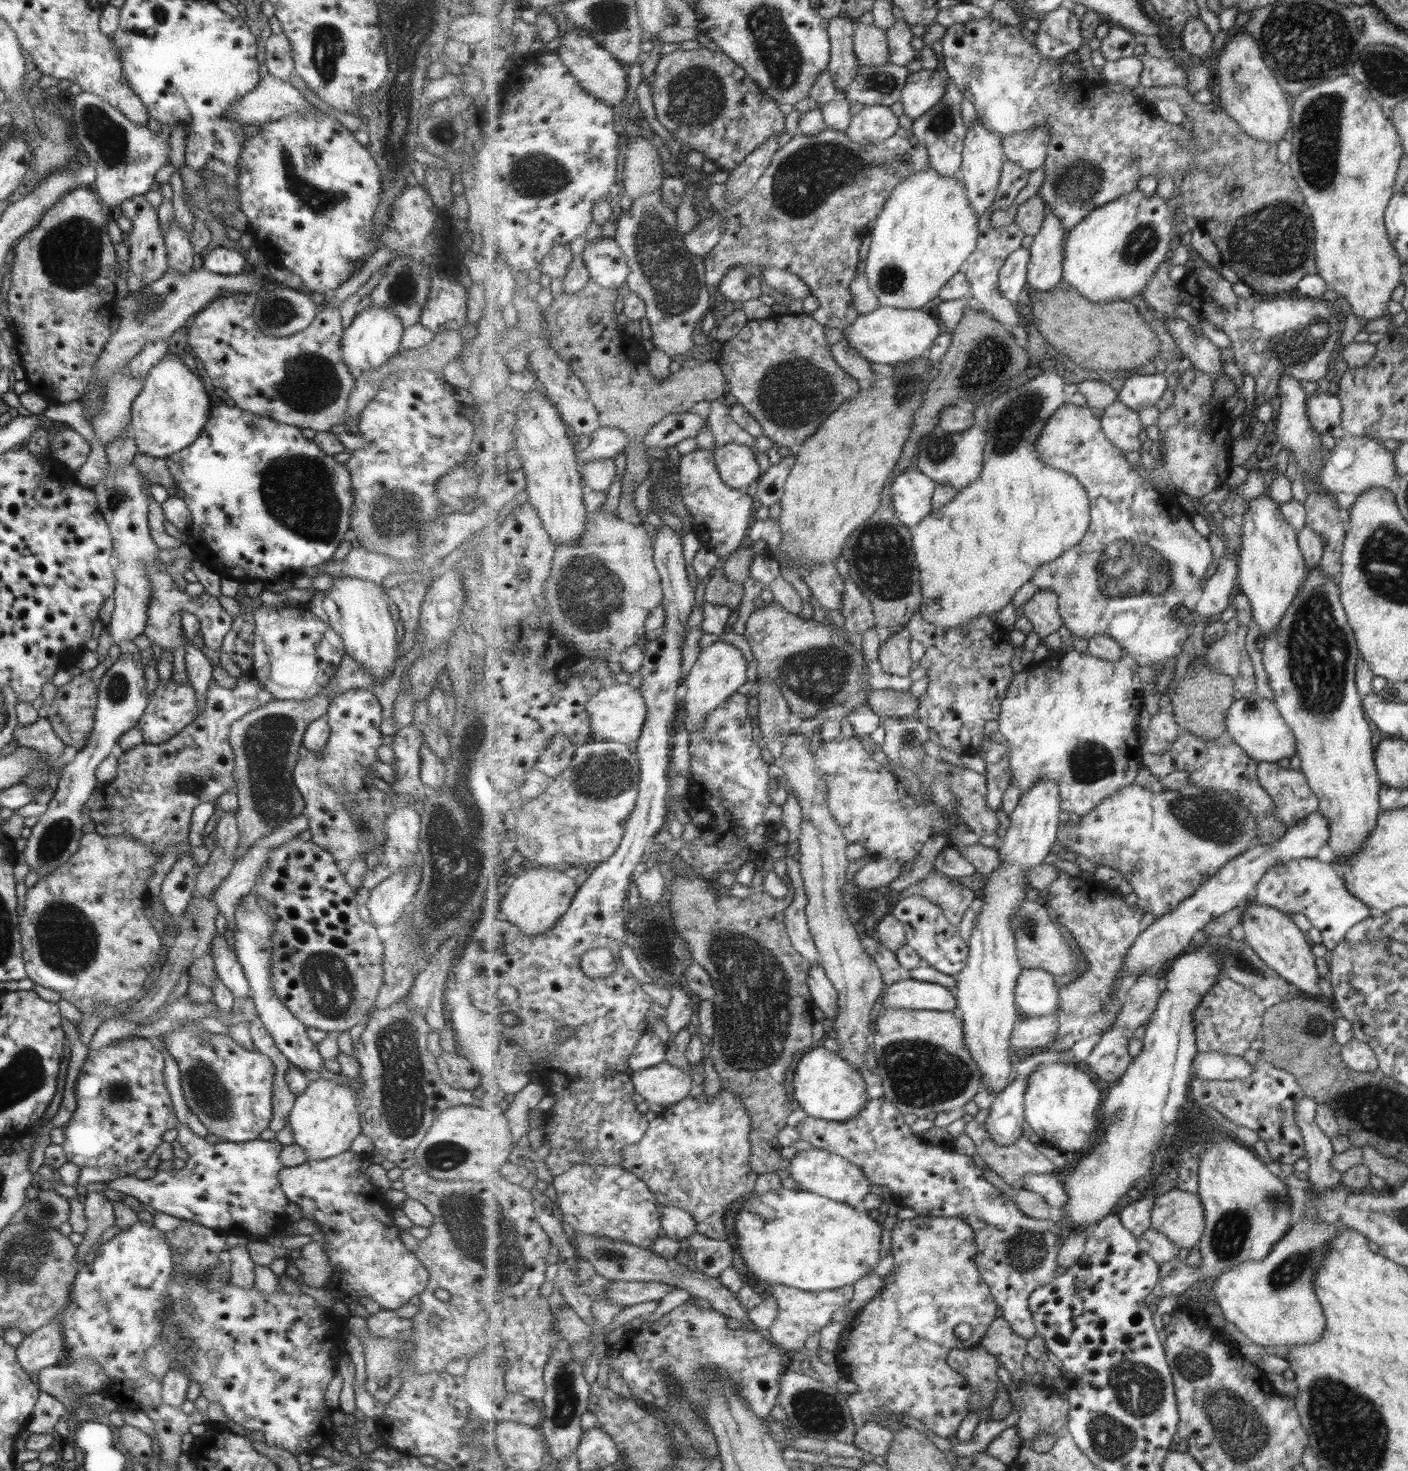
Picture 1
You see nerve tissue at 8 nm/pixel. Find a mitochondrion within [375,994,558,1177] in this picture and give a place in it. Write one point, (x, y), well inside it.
(444, 1155)

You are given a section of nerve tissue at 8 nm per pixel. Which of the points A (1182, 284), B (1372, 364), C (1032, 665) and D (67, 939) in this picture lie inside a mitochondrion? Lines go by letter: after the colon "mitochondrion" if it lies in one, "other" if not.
A: other
B: other
C: other
D: mitochondrion

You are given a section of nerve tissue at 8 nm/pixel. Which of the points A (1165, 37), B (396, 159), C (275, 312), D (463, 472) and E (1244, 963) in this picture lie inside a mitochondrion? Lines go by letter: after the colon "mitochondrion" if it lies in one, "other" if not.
A: other
B: mitochondrion
C: mitochondrion
D: other
E: mitochondrion

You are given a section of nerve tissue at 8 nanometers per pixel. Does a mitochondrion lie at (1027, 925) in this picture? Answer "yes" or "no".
yes

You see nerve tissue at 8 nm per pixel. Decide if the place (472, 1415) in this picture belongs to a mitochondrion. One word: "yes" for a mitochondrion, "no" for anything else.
no

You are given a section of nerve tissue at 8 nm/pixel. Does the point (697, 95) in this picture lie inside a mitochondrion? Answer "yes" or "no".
yes

